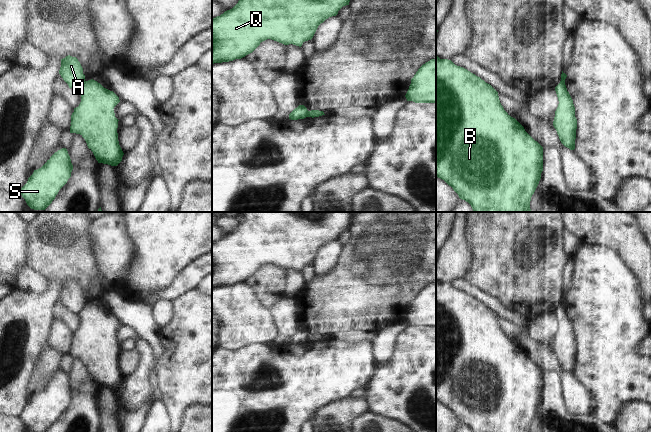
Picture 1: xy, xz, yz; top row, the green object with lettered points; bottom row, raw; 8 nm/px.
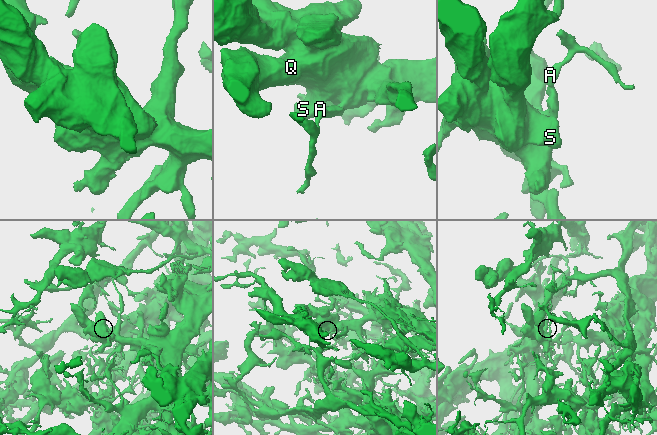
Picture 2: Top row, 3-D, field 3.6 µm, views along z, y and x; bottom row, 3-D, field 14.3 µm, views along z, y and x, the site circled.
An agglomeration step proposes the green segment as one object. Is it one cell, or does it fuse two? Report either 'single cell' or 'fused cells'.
fused cells

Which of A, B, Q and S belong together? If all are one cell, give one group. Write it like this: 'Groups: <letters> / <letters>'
Groups: A / B Q S

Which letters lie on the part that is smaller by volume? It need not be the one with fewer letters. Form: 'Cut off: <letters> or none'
Cut off: A

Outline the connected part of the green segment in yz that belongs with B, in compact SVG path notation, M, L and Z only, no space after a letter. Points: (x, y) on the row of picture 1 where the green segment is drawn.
M436 54L436 177L451 186L460 199L471 205L474 212L532 212L530 201L539 184L542 171L543 147L525 131L515 118L504 110L498 92L467 69L455 65L451 60L440 59Z

